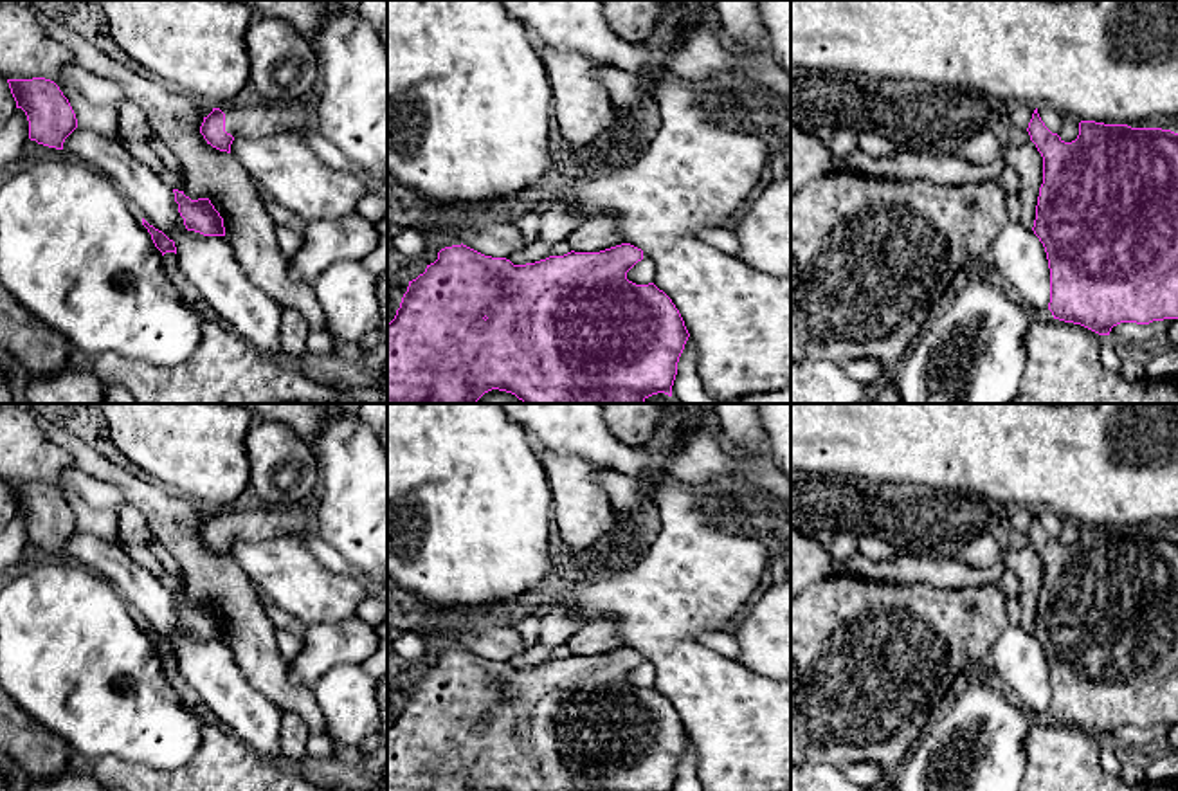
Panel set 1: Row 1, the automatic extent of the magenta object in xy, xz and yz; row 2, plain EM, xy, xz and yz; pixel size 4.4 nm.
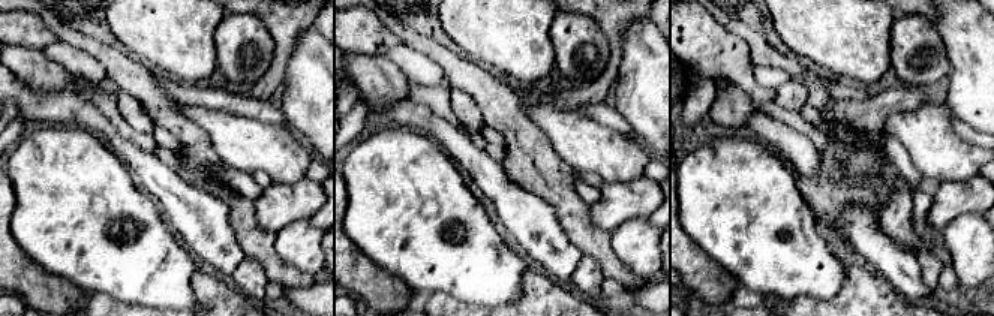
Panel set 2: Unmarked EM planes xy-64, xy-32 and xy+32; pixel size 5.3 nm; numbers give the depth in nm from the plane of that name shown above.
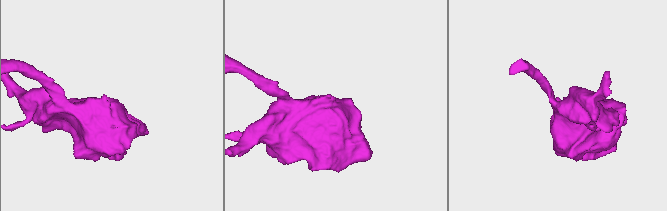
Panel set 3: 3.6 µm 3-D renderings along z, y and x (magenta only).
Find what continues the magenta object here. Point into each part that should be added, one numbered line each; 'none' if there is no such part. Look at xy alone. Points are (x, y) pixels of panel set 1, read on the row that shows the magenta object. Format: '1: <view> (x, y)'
1: xy (254, 118)

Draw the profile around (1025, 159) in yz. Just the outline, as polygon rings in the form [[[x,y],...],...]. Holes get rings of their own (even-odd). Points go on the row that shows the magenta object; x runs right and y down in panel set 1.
[[[1028,139],[1021,146],[1007,146],[1001,159],[1005,166],[1018,173],[1019,186],[1016,193],[1021,200],[1019,222],[1032,229],[1039,187],[1043,184],[1043,157],[1036,144]]]

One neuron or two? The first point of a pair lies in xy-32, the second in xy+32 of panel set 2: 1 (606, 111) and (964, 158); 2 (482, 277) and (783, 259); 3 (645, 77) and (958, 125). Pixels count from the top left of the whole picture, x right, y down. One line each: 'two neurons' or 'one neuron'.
1: two neurons
2: one neuron
3: two neurons

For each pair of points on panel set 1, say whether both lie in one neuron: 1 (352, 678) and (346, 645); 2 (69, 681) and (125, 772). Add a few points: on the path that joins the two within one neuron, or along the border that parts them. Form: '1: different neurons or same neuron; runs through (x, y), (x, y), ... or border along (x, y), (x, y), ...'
1: different neurons; border along (359, 665), (335, 665), (312, 683)
2: different neurons; border along (94, 759), (117, 757), (159, 770)

